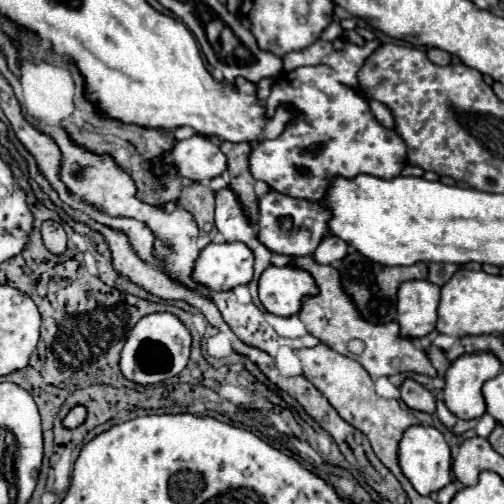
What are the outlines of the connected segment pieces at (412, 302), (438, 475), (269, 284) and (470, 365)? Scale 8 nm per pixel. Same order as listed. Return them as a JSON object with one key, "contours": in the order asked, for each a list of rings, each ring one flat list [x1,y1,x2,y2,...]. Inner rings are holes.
{"contours":[[[406,281,398,289,398,325,400,337,418,339,434,331,440,287,430,281]],[[414,425,404,431,404,435,398,443,398,463,400,463,404,477,412,483,412,487,420,495,436,493,450,483,450,475,452,475,450,447,444,441,442,433,430,425]],[[266,267,258,279,258,297,264,309,278,317,290,317,300,311,300,297,316,293,312,277,302,269]],[[468,353,456,359,446,371,446,385,442,389,446,407,460,419,478,419,486,413,486,403,482,397,482,383,500,373,500,361,492,353]]]}

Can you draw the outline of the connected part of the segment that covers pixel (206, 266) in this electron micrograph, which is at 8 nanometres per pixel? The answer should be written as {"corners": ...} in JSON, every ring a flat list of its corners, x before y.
{"corners":[[240,243,206,245,192,269,192,279,212,291,230,291,252,279,254,255]]}

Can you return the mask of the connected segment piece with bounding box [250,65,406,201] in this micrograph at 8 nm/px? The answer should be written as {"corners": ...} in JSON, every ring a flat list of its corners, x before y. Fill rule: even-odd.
{"corners":[[326,65,300,67,280,75,266,101,268,115,272,115,280,103,292,105,302,115,296,117,280,137,260,141,250,155,254,179,266,181,278,193,320,201,328,181,336,175,356,177,366,173,380,179,394,179,402,173,406,165,406,145,402,137,392,129,382,127,376,117,372,117,364,97,354,89,340,85],[298,169,308,169,308,175,298,173]]}

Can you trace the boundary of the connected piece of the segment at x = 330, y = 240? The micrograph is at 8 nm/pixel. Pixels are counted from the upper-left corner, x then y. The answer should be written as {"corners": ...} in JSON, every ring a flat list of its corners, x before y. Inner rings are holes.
{"corners":[[328,235,328,237,324,237,320,241,320,245,316,247,316,251,314,251,312,257,320,265,332,265,332,263,344,259,346,257,346,251,348,251,348,245,344,241,340,241,338,237]]}

